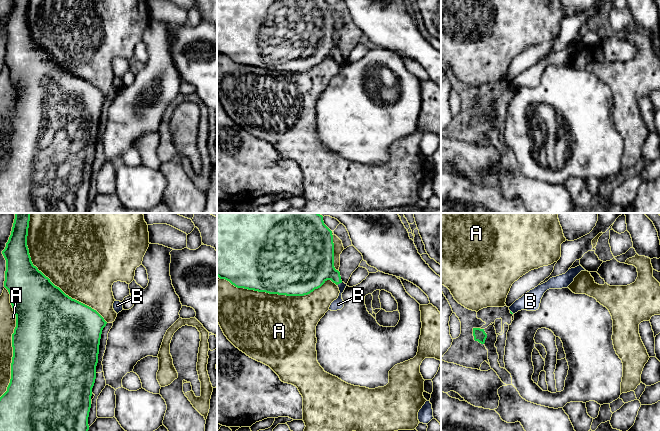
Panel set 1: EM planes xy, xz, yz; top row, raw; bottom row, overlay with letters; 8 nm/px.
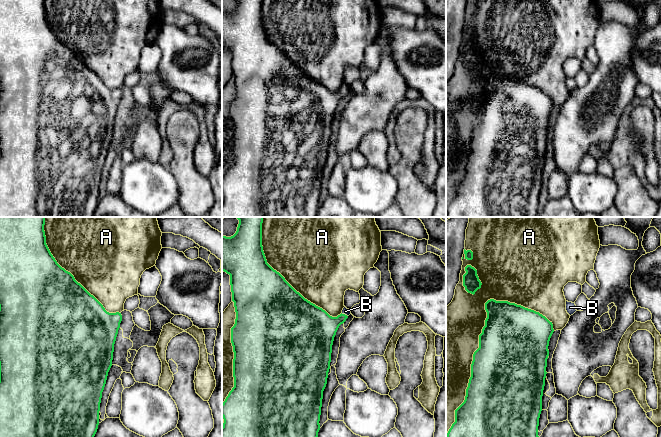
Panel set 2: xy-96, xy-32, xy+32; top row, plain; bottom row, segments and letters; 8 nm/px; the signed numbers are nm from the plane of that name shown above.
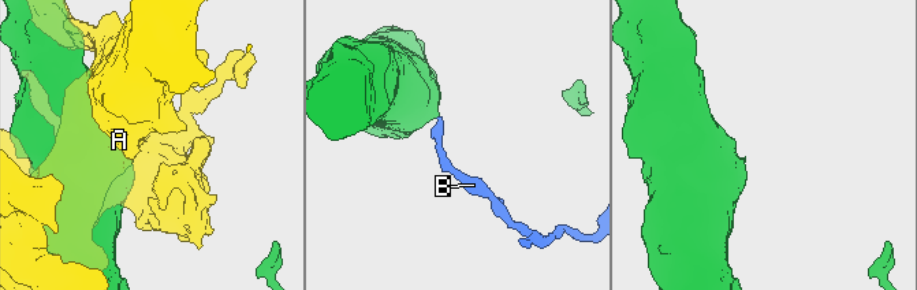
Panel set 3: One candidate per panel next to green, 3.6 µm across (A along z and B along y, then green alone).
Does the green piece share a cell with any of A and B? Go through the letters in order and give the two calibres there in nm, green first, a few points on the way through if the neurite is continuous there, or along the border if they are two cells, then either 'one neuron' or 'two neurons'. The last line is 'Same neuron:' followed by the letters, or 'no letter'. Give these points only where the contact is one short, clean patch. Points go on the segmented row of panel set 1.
A: 400 nm thick on the green side, 500 nm on the other; two neurons
B: 320 nm thick on the green side, 90 nm on the other; runs through xz (314, 265), (327, 271), (339, 283), (341, 292), (338, 304); one neuron
Same neuron: B

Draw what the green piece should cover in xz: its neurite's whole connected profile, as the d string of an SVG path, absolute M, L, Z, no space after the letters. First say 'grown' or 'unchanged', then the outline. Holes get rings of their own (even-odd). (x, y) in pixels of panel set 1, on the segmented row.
grown; M217 213L217 276L229 281L237 288L244 288L269 294L286 296L304 296L320 288L327 280L331 280L339 288L339 296L334 300L329 310L337 311L344 307L342 293L347 284L341 280L340 272L334 267L334 243L332 231L324 224L319 213Z

